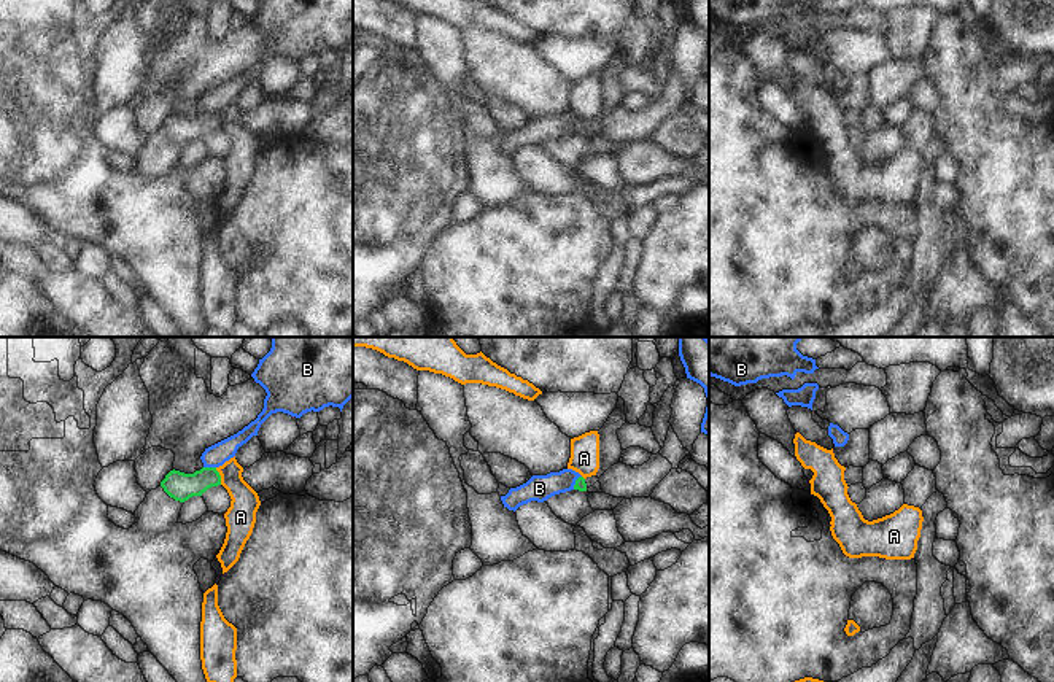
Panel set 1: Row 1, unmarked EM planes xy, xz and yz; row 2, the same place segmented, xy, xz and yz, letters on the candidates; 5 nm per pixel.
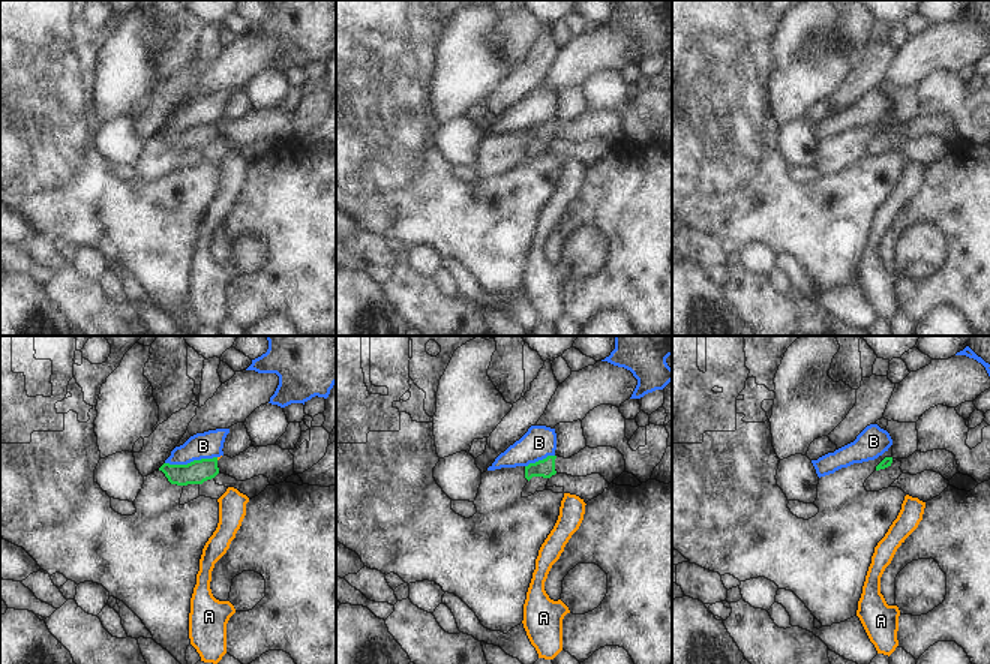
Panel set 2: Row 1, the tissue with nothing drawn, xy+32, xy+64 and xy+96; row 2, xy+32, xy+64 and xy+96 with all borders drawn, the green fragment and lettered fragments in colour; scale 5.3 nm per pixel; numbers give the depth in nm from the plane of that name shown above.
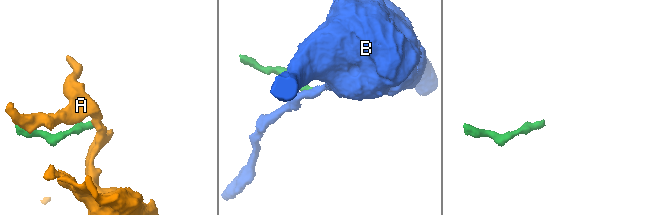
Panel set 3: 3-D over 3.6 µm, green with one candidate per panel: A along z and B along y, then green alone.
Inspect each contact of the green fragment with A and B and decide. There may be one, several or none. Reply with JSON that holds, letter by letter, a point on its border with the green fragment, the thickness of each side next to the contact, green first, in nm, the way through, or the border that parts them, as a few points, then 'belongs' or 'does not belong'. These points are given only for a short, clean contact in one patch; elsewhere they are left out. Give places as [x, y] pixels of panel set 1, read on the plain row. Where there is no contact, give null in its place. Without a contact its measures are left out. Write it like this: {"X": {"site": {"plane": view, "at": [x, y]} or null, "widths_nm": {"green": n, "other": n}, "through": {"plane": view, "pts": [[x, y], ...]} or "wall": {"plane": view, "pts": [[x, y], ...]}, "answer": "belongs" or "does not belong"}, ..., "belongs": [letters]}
{"A": {"site": {"plane": "xy", "at": [220, 120]}, "widths_nm": {"green": 140, "other": 160}, "wall": {"plane": "xy", "pts": [[215, 112], [221, 127]]}, "answer": "does not belong"}, "B": {"site": {"plane": "xy", "at": [210, 112]}, "widths_nm": {"green": 140, "other": 110}, "wall": {"plane": "xy", "pts": [[204, 110], [215, 112]]}, "answer": "does not belong"}, "belongs": []}

